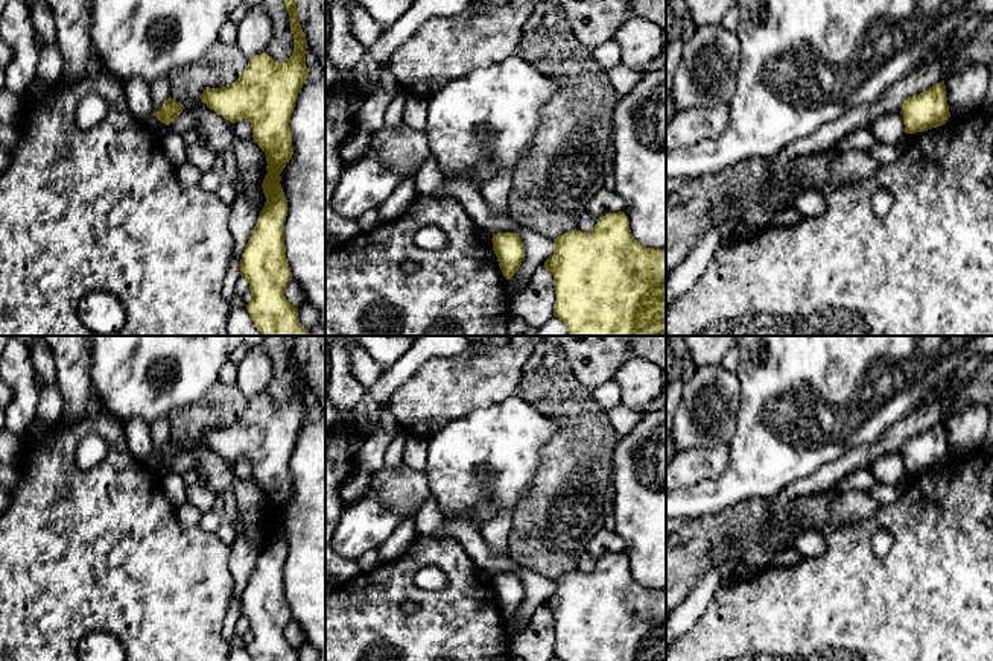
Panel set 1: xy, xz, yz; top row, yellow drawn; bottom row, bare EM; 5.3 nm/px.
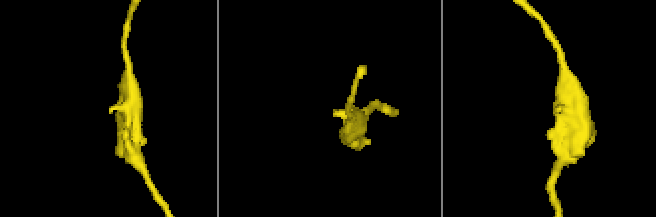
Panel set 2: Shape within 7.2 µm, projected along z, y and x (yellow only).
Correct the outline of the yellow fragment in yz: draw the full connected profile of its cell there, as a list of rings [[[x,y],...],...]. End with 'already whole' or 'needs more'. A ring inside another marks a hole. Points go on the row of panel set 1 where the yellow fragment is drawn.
[[[944,81],[917,96],[905,99],[900,114],[903,115],[906,134],[944,125],[950,117]]]; already whole

